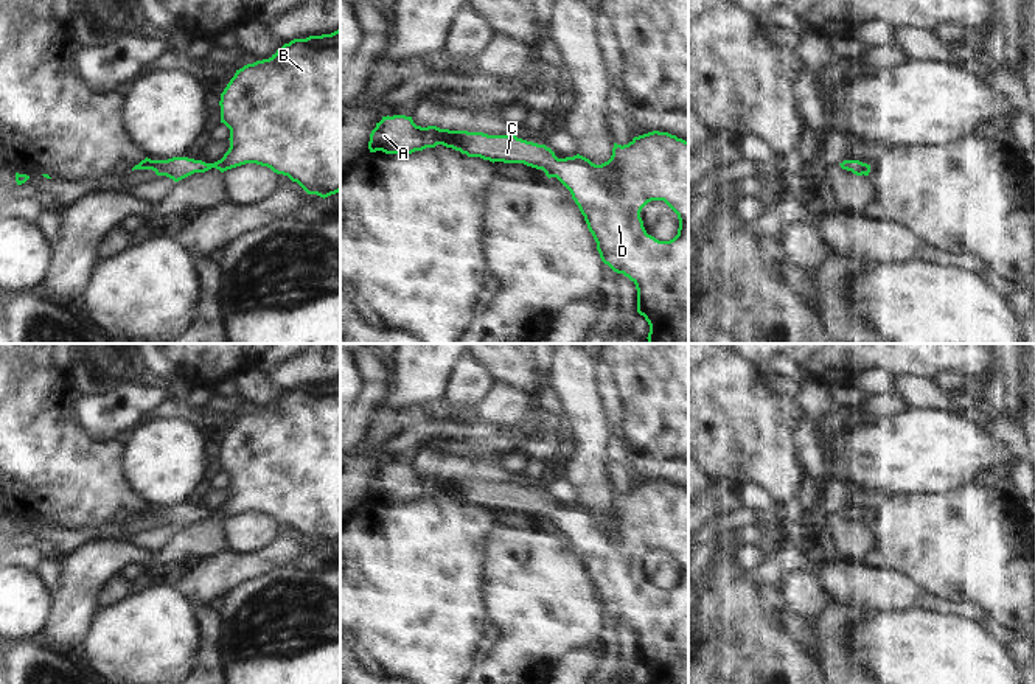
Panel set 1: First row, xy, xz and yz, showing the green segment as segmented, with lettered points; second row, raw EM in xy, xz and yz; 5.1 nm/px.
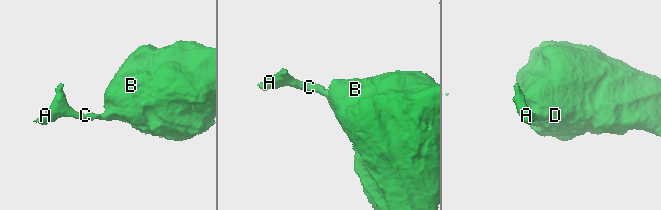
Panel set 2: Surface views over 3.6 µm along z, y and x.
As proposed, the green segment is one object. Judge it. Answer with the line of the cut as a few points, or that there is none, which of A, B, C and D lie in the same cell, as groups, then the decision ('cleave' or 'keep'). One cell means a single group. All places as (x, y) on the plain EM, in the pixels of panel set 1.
no cut | A B C D | keep

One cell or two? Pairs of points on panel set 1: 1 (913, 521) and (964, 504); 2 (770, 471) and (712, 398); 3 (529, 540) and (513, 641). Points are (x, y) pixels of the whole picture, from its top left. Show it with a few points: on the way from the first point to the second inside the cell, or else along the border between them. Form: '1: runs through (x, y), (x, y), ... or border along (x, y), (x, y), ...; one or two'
1: runs through (925, 521), (931, 521), (951, 502); one
2: runs through (763, 453), (728, 417); one
3: runs through (521, 565), (521, 616); one

